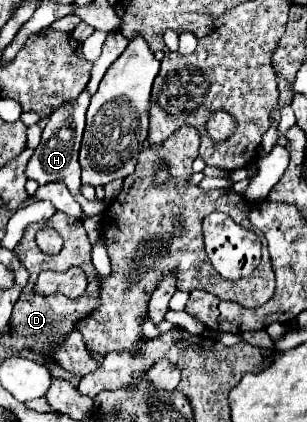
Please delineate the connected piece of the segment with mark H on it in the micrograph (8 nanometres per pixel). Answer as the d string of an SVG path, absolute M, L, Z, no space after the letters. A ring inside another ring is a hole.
M84 89L74 103L64 103L62 107L58 107L48 117L42 141L36 147L36 153L34 153L34 157L30 159L30 163L26 167L26 177L34 179L38 185L46 185L46 183L52 183L52 181L64 181L68 185L68 189L72 191L72 195L76 197L76 201L82 205L84 219L100 215L104 211L104 203L102 201L88 201L78 191L80 185L82 185L80 183L78 151L80 151L80 141L82 141L82 131L84 131L84 119L86 119L88 105L90 105L90 93Z

